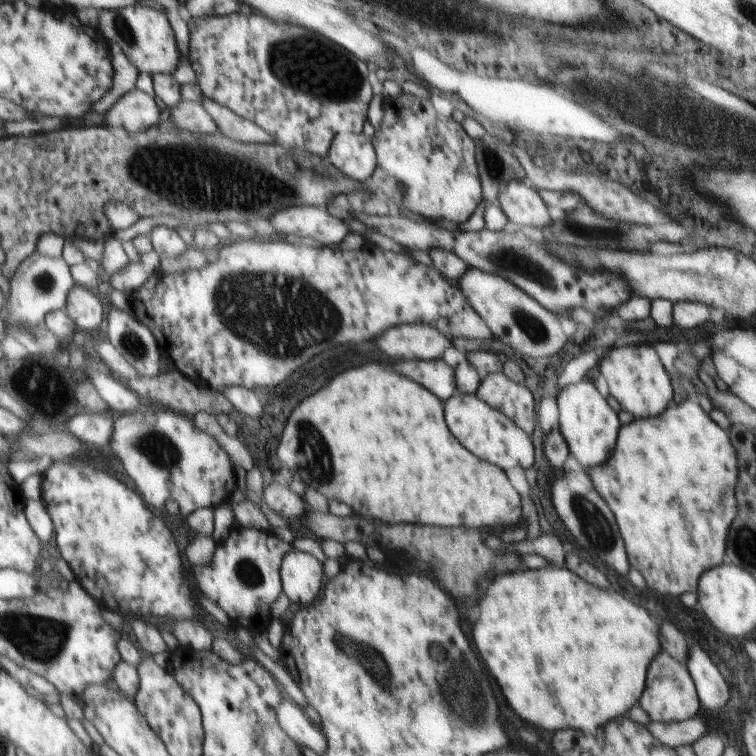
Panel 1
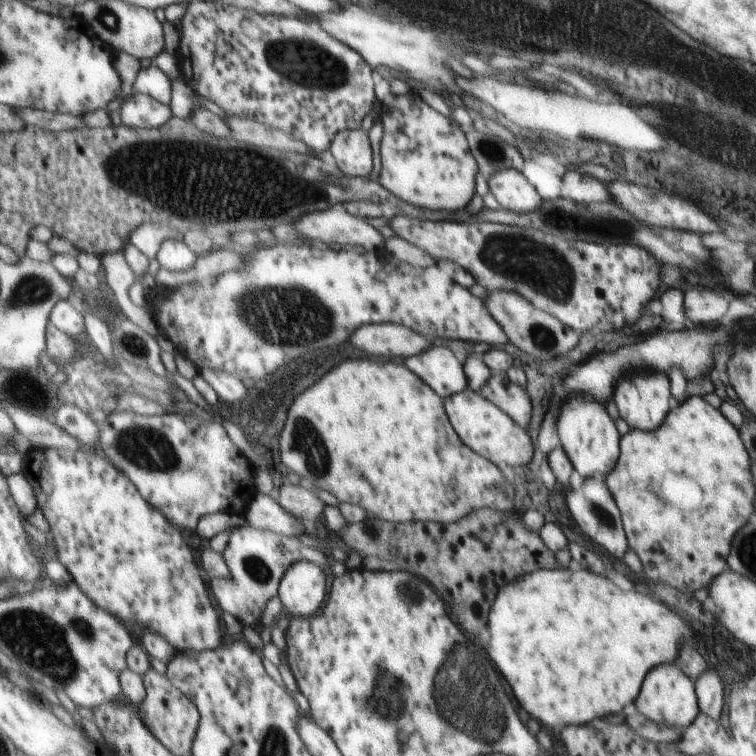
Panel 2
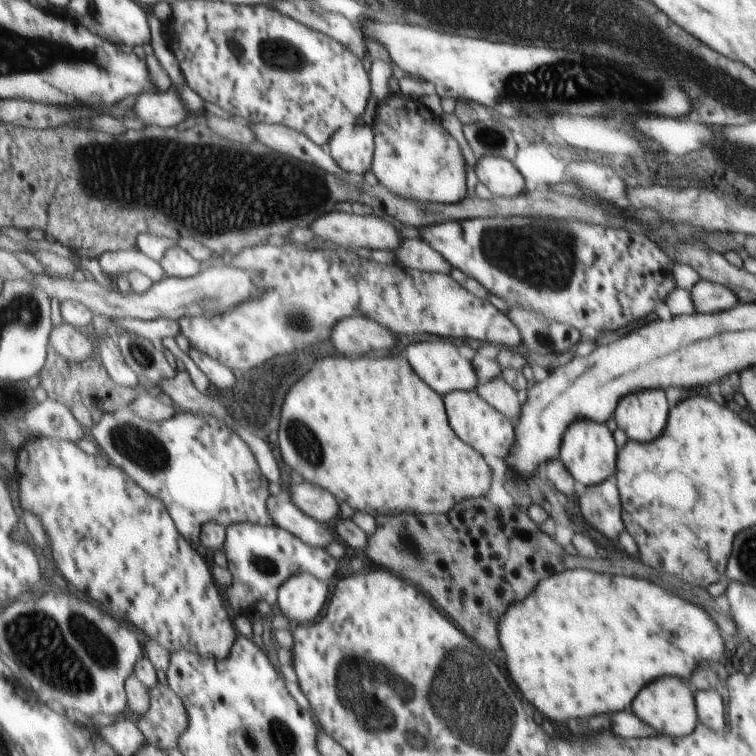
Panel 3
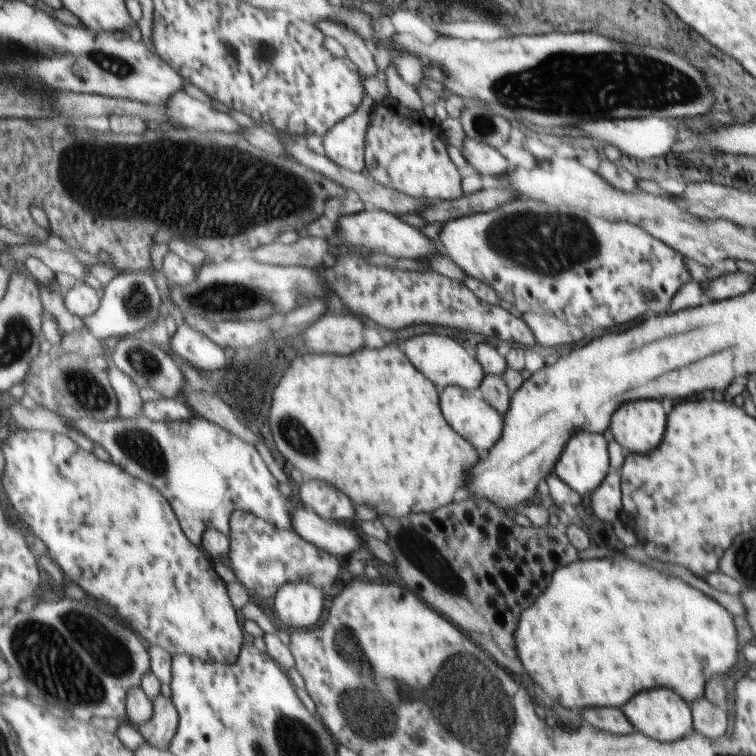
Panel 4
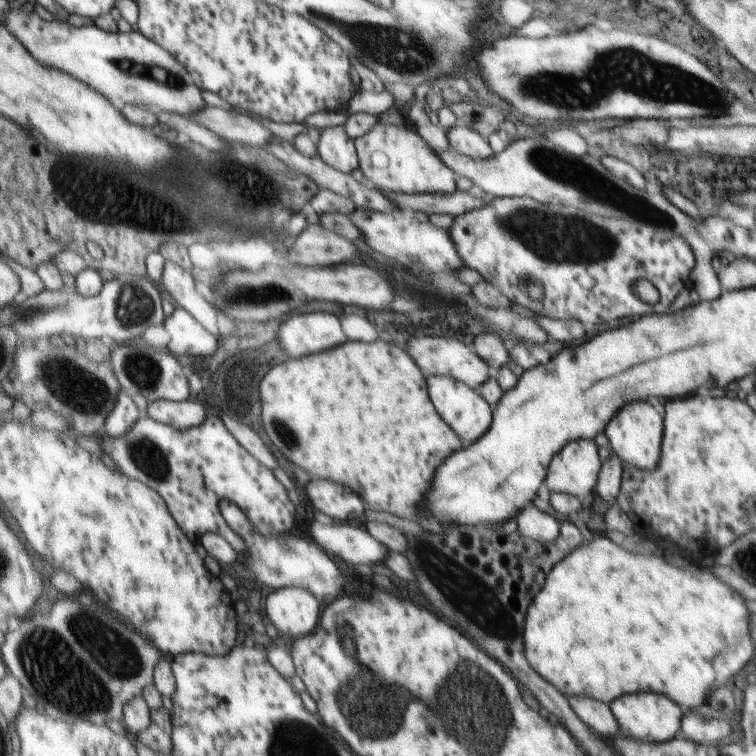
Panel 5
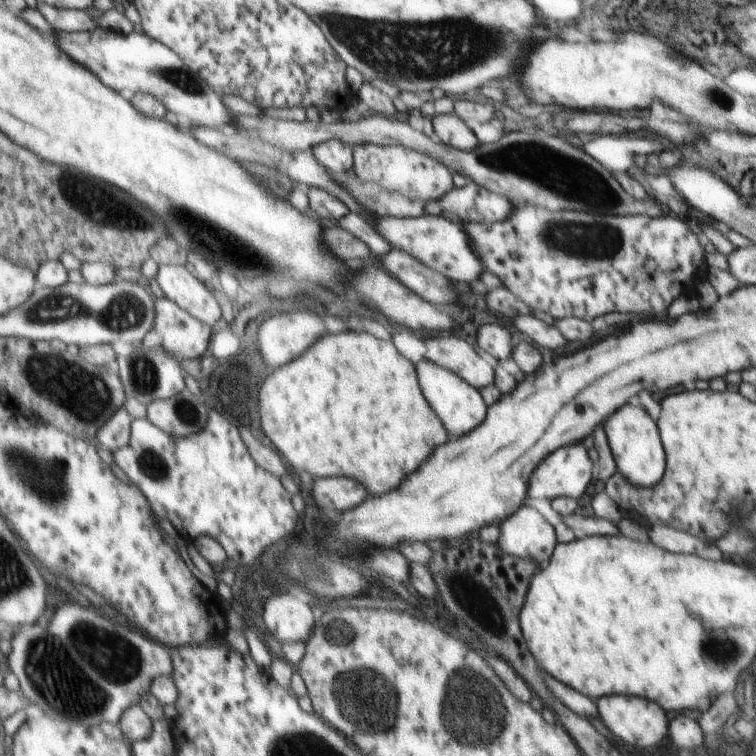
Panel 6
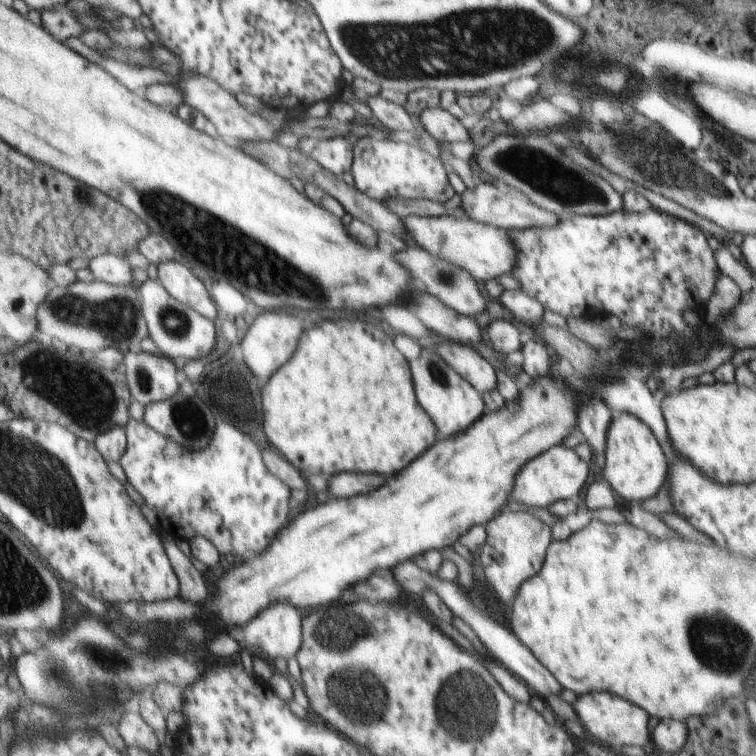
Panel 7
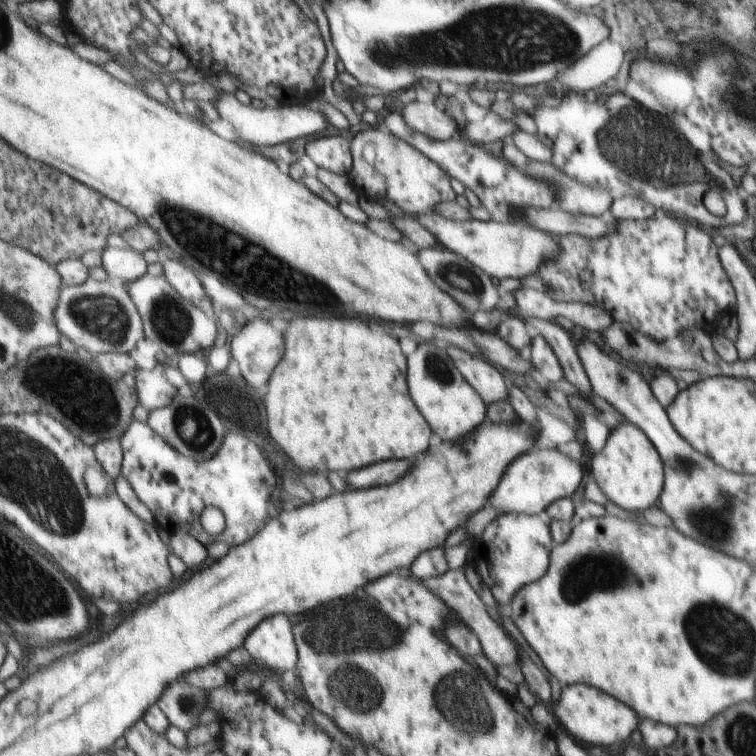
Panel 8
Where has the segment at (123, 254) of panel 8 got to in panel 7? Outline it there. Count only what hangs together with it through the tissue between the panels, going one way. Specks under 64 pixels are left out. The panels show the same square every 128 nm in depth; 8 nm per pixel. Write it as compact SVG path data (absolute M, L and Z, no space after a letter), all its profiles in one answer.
M105 253L90 260L90 270L94 278L112 285L135 284L130 268L132 267L126 257L114 253Z

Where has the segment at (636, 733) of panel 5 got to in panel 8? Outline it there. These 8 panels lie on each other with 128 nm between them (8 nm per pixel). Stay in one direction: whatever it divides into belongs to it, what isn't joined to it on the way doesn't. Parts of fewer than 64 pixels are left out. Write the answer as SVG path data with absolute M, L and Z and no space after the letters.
M584 684L563 687L557 704L549 711L553 716L557 716L561 727L569 734L573 734L579 742L600 748L611 746L615 742L625 742L629 734L637 728L632 708L618 701L616 697L613 698L600 689Z

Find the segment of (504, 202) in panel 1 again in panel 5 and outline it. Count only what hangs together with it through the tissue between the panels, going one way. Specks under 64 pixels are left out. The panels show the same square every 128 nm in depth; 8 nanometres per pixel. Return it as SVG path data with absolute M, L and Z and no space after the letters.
M456 123L445 134L449 149L455 153L477 160L485 160L494 155L487 138L481 136L476 129L471 130Z

